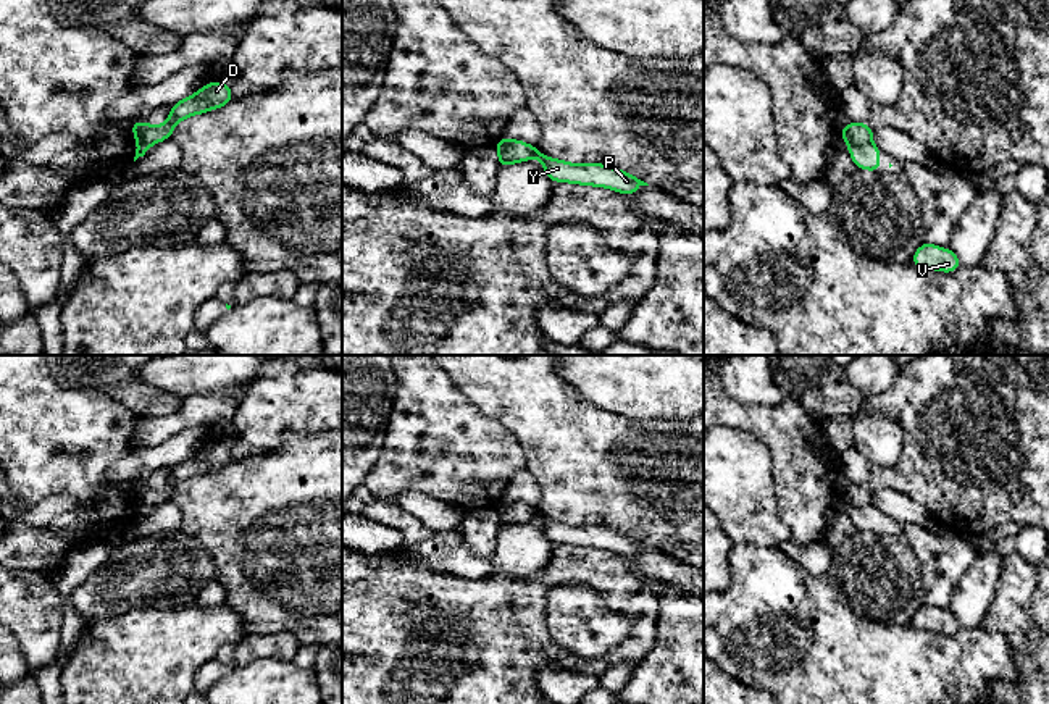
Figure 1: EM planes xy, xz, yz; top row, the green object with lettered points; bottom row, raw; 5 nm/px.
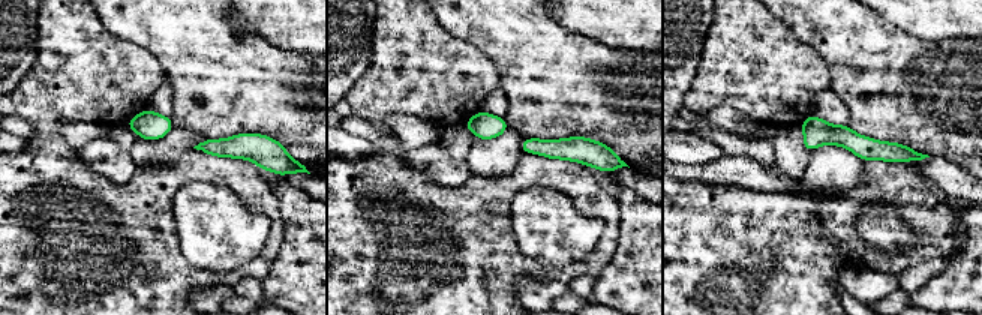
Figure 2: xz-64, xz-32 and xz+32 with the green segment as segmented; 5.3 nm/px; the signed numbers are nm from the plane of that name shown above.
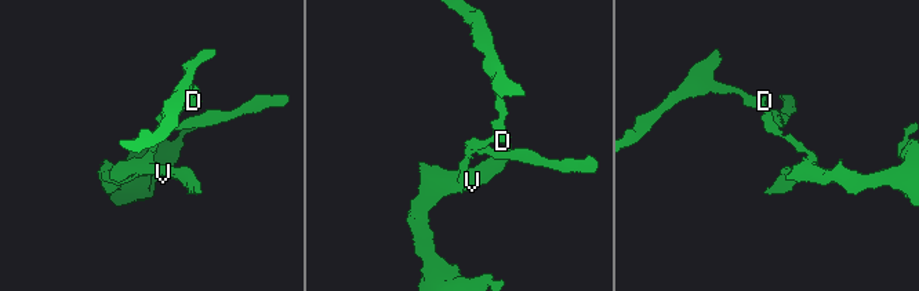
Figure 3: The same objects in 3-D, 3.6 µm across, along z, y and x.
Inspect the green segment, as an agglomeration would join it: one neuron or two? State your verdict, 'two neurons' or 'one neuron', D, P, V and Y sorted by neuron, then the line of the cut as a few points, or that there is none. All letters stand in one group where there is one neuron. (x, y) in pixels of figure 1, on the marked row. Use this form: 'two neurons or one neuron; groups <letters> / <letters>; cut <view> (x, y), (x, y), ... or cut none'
two neurons; groups D / P V Y; cut yz (870, 141), (860, 146), (849, 144)

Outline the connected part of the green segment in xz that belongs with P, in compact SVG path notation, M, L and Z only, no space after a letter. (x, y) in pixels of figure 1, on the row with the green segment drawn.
M536 150L533 157L541 160L545 174L554 182L575 182L581 186L599 186L618 191L625 195L634 194L641 186L649 186L647 182L634 178L633 174L616 170L613 166L589 163L566 163L563 160L554 160L545 153Z

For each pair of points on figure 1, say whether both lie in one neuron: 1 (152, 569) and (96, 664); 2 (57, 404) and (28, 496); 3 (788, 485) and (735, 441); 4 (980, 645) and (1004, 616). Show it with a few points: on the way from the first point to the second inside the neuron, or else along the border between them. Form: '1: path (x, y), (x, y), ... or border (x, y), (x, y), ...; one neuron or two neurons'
1: border (163, 604), (136, 606), (100, 617), (91, 624); two neurons
2: path (57, 427), (57, 436), (45, 448), (34, 473); one neuron
3: border (754, 436), (770, 452), (770, 472), (778, 507); two neurons
4: border (980, 625), (998, 630), (1007, 640), (1014, 662); two neurons

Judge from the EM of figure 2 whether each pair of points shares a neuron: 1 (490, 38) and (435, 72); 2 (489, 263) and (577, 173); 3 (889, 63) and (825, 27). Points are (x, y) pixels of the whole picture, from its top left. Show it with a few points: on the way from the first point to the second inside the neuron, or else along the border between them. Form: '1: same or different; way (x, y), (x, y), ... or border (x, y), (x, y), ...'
1: different; border (444, 29), (480, 48), (498, 72)
2: same; way (489, 227), (490, 207), (519, 179), (541, 173)
3: same; way (873, 60), (841, 30)

